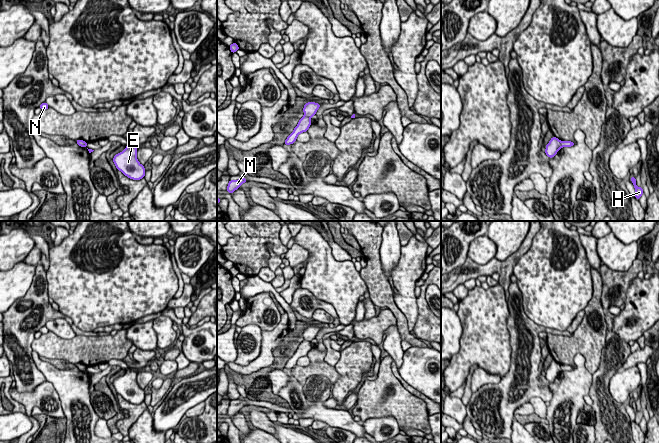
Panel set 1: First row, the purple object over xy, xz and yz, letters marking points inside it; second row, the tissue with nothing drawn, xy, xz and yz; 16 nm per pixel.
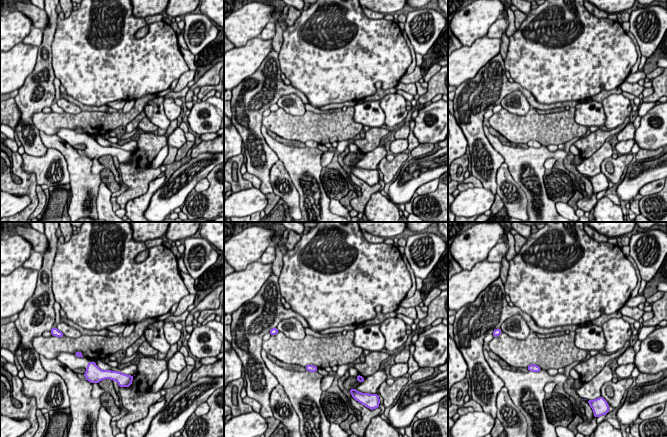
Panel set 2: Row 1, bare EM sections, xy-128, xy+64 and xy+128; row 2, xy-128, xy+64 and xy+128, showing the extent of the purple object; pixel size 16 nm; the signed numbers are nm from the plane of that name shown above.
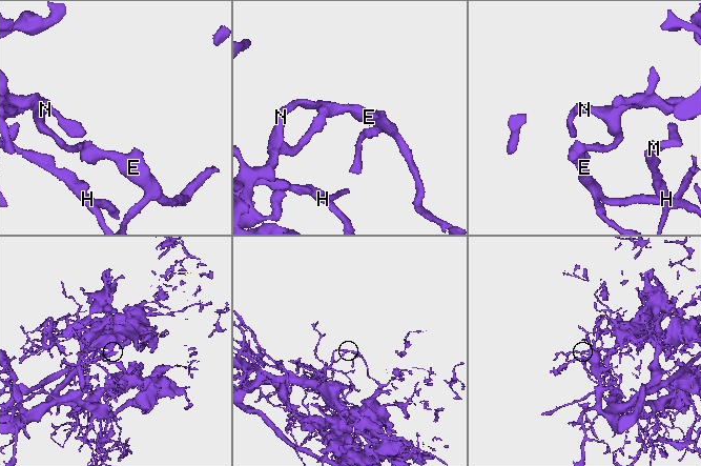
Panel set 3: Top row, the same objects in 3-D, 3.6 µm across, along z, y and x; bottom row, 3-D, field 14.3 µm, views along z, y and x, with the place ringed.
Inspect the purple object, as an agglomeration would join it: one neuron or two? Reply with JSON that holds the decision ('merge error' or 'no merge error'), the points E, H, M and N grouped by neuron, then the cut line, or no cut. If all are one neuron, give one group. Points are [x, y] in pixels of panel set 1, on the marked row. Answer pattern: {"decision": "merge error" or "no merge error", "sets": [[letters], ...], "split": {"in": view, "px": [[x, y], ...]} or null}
{"decision": "merge error", "sets": [["E"], ["H", "M", "N"]], "split": {"in": "xz", "px": [[304, 115], [309, 118]]}}

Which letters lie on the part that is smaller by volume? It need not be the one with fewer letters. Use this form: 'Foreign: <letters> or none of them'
Foreign: E

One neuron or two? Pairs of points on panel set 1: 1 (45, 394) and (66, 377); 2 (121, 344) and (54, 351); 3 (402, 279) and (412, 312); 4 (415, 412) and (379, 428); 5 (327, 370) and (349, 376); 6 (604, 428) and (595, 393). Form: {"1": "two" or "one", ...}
{"1": "two", "2": "one", "3": "one", "4": "two", "5": "two", "6": "one"}

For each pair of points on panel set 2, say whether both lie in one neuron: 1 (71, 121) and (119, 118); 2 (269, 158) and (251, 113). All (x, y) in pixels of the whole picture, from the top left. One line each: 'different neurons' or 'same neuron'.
1: same neuron
2: same neuron

